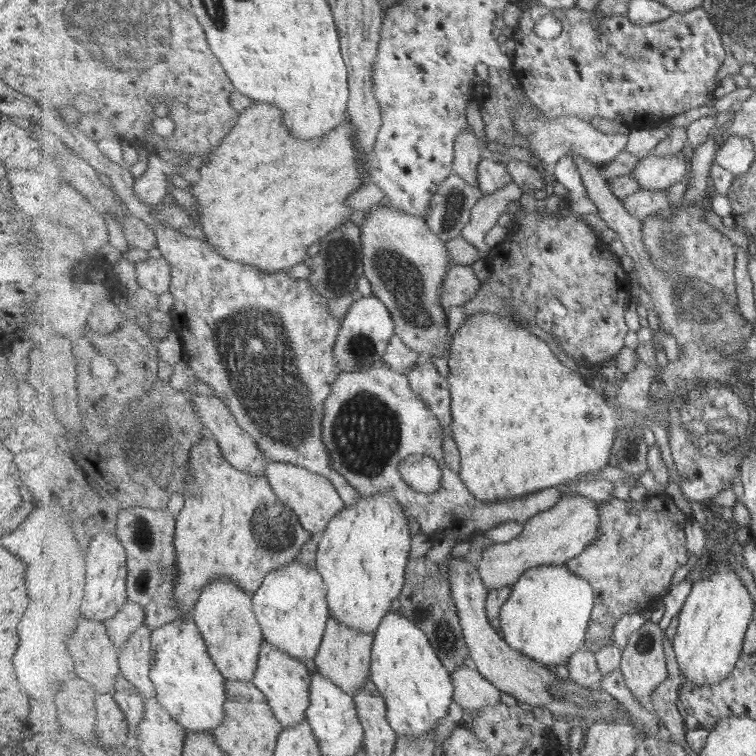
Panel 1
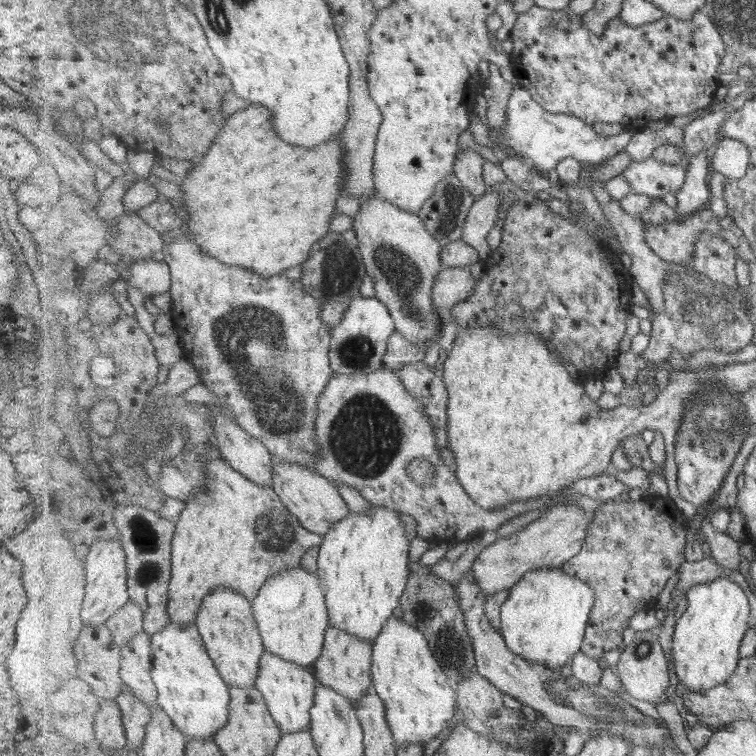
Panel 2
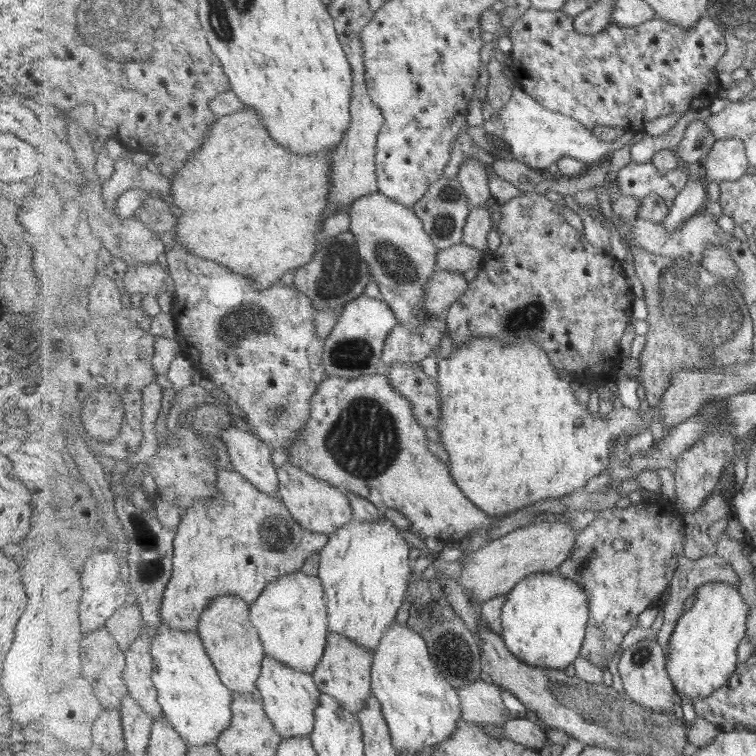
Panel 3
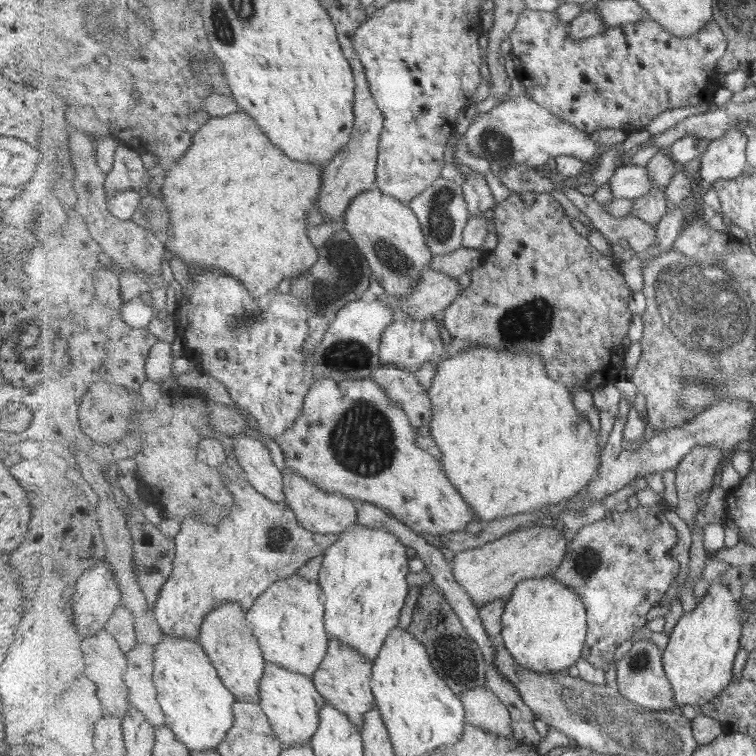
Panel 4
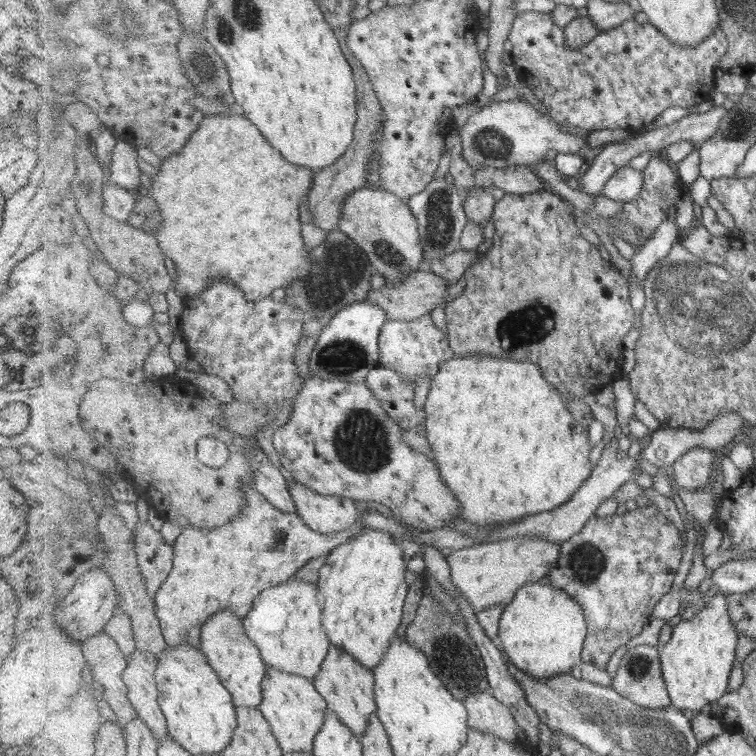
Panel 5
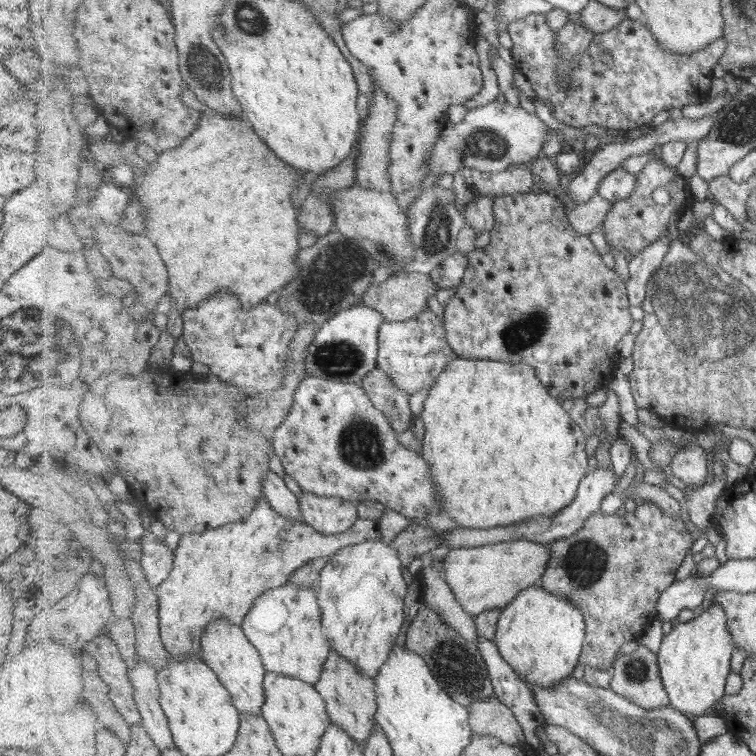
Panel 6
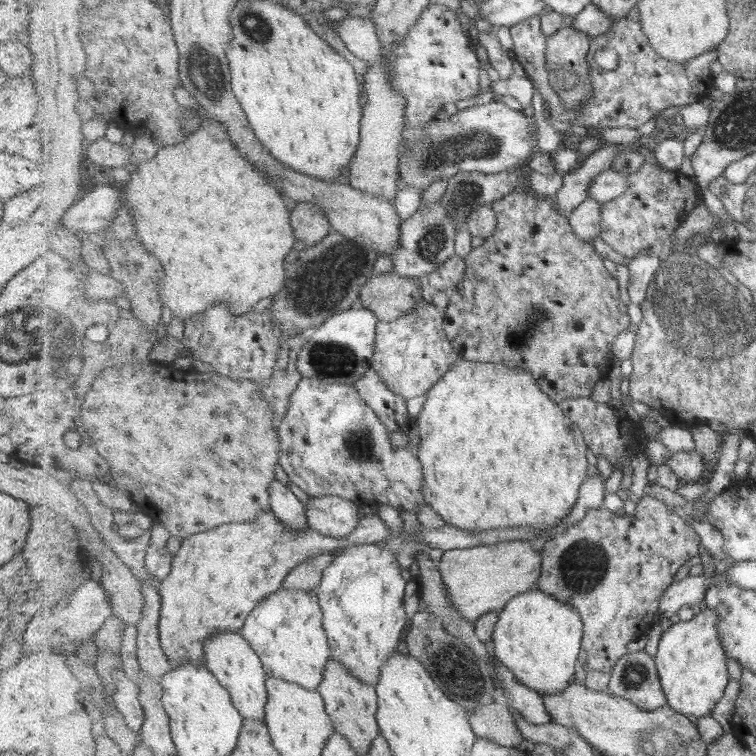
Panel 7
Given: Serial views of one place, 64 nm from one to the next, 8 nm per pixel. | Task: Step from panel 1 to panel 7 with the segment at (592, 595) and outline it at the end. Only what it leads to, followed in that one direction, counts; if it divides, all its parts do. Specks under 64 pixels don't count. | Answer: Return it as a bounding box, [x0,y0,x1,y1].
[491,588,584,695]

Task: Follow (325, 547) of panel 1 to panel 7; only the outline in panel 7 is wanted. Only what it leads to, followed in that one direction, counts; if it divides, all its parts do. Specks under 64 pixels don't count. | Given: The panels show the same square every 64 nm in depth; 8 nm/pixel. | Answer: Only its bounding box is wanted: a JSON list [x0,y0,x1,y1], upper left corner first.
[317,544,408,687]

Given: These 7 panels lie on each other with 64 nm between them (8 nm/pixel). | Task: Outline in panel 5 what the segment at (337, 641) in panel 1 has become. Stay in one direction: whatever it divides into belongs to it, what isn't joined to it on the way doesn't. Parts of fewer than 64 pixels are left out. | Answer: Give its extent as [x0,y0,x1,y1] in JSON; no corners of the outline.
[314,645,378,738]

